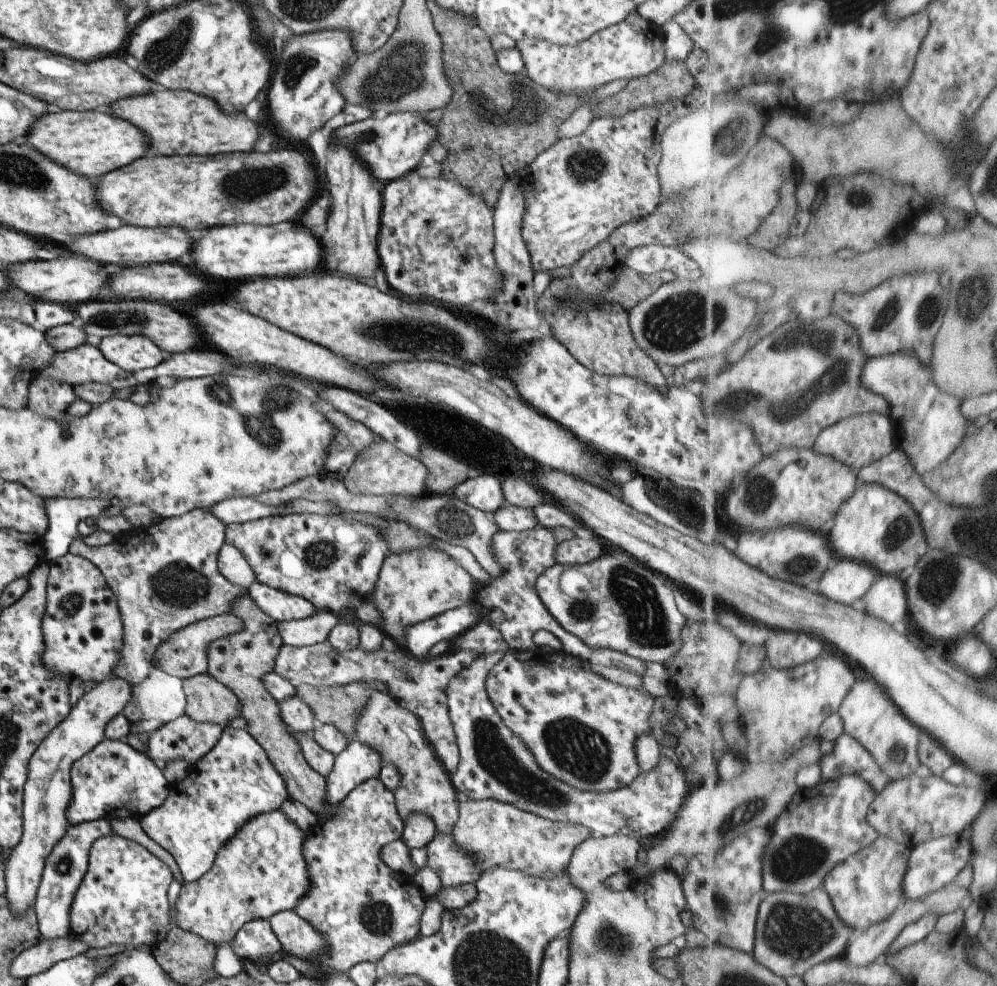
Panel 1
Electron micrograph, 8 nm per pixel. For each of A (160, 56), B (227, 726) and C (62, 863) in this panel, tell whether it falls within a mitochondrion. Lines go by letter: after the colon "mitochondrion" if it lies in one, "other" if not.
A: mitochondrion
B: other
C: mitochondrion

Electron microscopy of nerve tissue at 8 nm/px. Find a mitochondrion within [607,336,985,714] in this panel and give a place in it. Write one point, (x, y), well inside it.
(938, 580)

